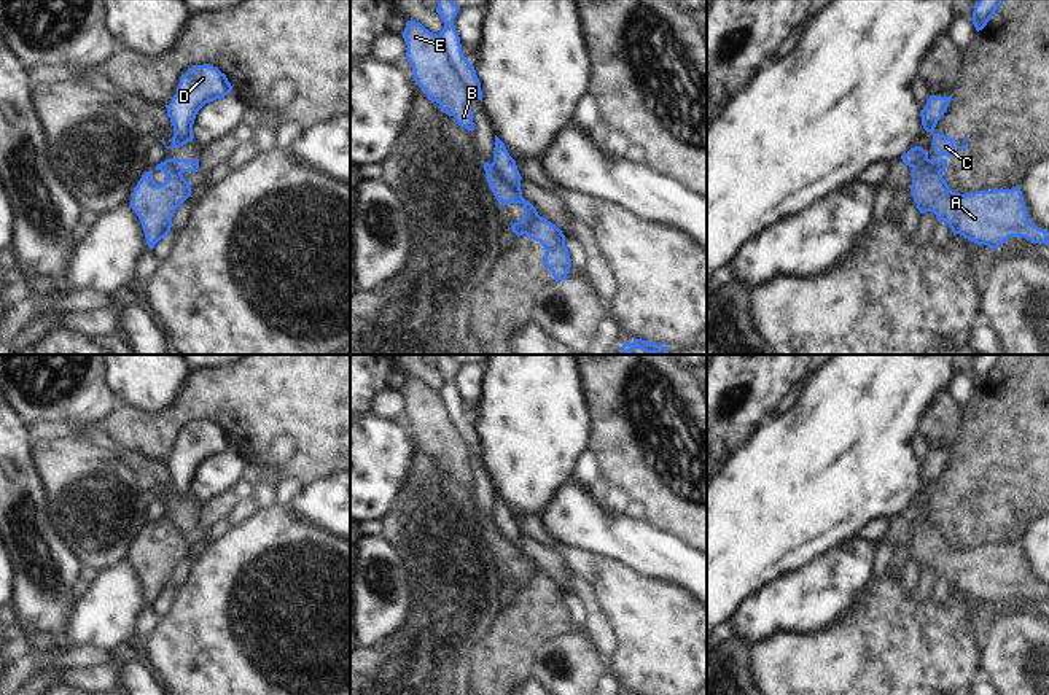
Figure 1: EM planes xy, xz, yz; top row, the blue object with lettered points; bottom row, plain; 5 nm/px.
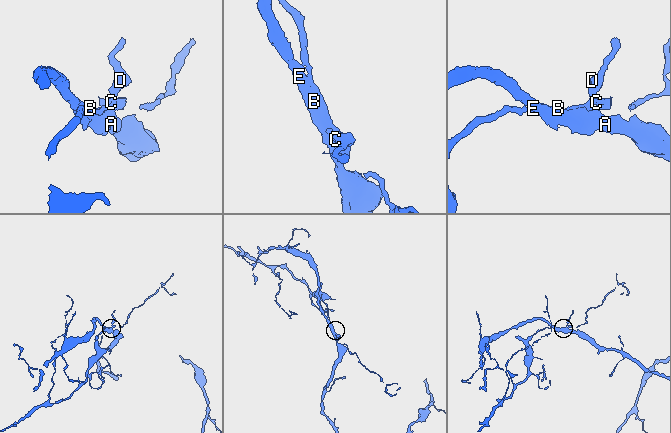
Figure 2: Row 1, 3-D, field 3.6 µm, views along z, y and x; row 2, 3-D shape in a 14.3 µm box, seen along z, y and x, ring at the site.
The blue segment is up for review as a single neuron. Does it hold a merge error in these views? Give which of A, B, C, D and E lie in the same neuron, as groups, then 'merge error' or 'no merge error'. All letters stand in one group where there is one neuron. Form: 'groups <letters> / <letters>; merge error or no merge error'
groups A B E / C D; merge error

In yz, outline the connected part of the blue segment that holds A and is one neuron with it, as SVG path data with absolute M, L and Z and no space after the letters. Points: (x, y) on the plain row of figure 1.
M923 517L912 523L911 547L920 569L933 568L939 579L946 577L949 580L953 592L960 590L977 601L987 601L989 604L996 606L1009 593L1025 593L1031 600L1049 601L1049 587L1028 577L1020 544L974 547L969 550L953 549L942 531Z

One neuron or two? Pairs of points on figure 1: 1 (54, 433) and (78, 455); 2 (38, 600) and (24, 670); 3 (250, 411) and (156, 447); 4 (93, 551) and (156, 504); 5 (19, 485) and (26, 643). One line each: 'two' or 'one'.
1: two
2: two
3: one
4: two
5: two

